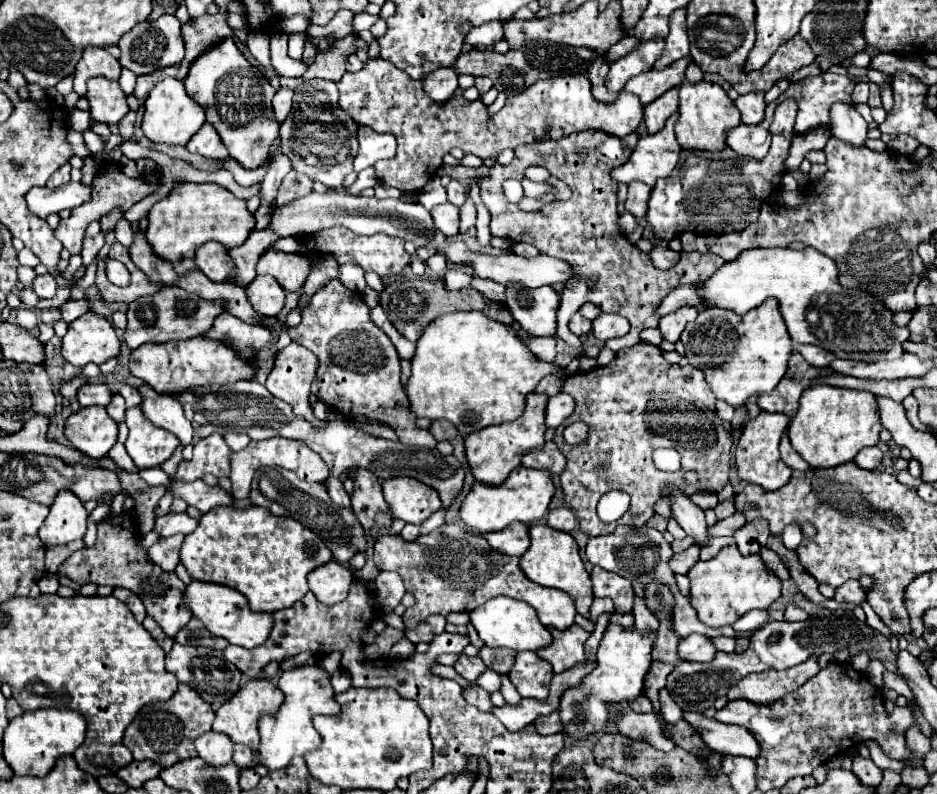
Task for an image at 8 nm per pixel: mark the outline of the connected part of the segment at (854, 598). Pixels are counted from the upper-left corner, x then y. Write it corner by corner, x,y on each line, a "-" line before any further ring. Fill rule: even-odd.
847,581
845,585
837,587
837,591
835,591
835,601
837,601
837,603
861,605
861,603
865,603
865,599
867,599
867,595
865,595
865,591
861,589
859,581

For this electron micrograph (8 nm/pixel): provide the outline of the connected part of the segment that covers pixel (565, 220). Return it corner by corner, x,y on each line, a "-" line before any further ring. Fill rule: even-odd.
577,133
573,137
563,137
561,141
543,141
541,145
521,145
515,149
515,159
509,165
495,165
491,175
479,181
483,205
491,213
491,235
503,237
513,243
529,243
539,249
539,253
567,261
571,265
571,279
565,281
565,289
561,293
559,307
559,331
557,335
573,347
579,347
581,341
569,331
567,323
573,313
583,303
595,303
601,311
619,313
629,319
631,331
621,339
607,339
605,347
613,351
621,351
639,343
639,333
645,327
657,327
659,317
649,317
653,313
653,305
683,283
697,283
711,277
725,261
715,253
681,253
681,259
669,271
659,271
653,267
651,259
639,251
635,245
627,241
627,237
619,231
617,219
617,183
609,177
609,171
617,165
623,165
635,145
637,133
627,137
609,137
607,133
-
527,165
541,165
551,171
553,177
565,181
573,197
569,201
553,201
545,205
541,211
523,213
517,205
509,203
503,195
501,181
503,179
521,179
523,169

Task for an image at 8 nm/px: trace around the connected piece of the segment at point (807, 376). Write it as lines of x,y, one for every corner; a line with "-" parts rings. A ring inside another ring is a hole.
793,351
791,359
789,359
789,369
779,385
779,395
769,393
767,397
759,399
759,405
761,405
761,409
779,411
779,413
787,415
789,419
793,419
793,415
797,413
797,407
799,407
801,393
805,389
809,389
813,385
813,381
817,381
819,377
825,377
831,373
833,373
833,369
829,369
829,367
825,367
825,369
811,367
809,363
803,361
803,357
797,351

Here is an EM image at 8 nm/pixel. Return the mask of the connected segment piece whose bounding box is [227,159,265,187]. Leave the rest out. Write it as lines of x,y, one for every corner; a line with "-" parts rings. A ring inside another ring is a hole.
227,159
227,169
233,173
235,181
243,187
251,187
251,185
261,183
261,177
265,175
265,167
255,169
255,171
247,171
247,169
241,169
241,165
237,165
237,161
233,161
233,159

